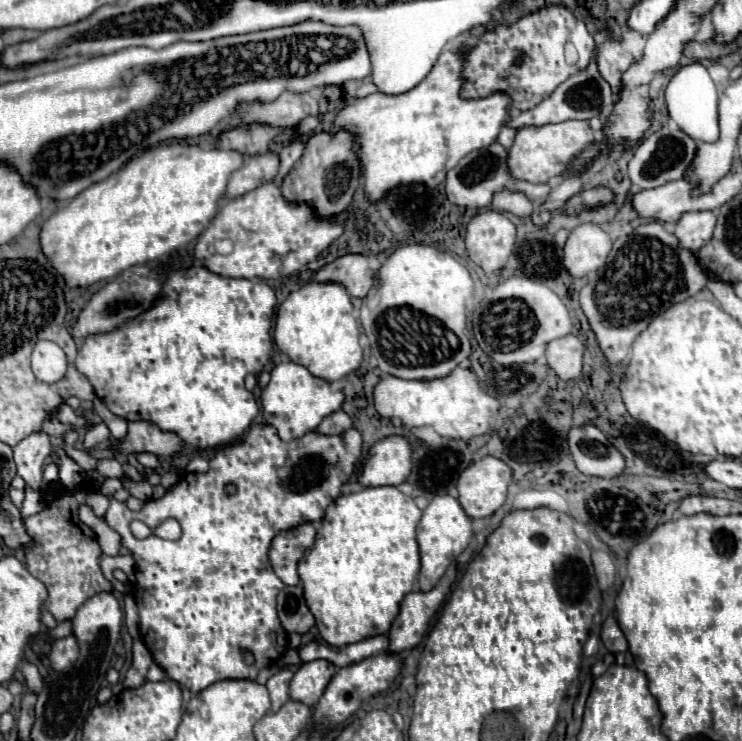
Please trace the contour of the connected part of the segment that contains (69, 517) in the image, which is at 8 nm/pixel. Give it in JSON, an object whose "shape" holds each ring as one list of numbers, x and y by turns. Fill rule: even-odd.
{"shape":[[80,490,78,494,50,494,42,512,26,518,28,534,34,538,34,546,26,548,26,566,48,590,44,608,58,620,72,620,76,610,92,596,100,592,112,592,112,584,102,576,98,556,102,554,96,534,78,520,78,504,92,506,96,516,104,516,108,508,108,496,94,490]]}

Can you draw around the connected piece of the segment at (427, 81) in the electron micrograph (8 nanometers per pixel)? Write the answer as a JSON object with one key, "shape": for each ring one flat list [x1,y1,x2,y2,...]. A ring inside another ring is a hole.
{"shape":[[442,52,432,72,416,88,398,96,376,92,338,110,332,132,340,132,340,128,356,132,356,156,360,156,364,198,368,202,376,204,388,192,406,184,436,188,466,154,486,148,496,140,500,128,510,120,506,110,510,98,506,94,492,94,484,100,462,100,462,68,462,56]]}

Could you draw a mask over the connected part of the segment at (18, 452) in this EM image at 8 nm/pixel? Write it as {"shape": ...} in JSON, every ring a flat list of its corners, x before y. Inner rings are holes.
{"shape":[[34,432,24,438,18,446,14,446,14,462,18,466,18,474,26,480,32,490,40,488,44,462,50,454,50,438,44,432]]}

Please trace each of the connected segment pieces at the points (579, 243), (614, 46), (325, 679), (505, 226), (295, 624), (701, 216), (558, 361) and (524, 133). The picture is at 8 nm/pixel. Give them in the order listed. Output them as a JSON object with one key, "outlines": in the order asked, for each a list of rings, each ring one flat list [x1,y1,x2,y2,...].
{"outlines":[[[582,224,566,240,562,264,570,276,584,278,588,272,604,266,610,248,612,240,602,226]],[[606,40,596,48,596,64,604,80,614,90,614,94,620,90,620,78,632,62,634,62,632,54,628,54,616,40]],[[314,660,314,662,302,664,292,678,290,698,302,704,308,704,312,708,324,694,324,688,328,686,334,674,336,674,334,664,326,660]],[[486,210,480,212,466,228,466,250,470,260,484,272,496,272,514,250,516,226,506,214]],[[286,586,280,590,276,600,276,610,280,616,280,624,286,632,306,634,314,626,314,616,304,604,302,586]],[[708,210,706,212,688,212,678,220,678,224,674,228,674,236,678,238,680,248,698,252,712,238,714,226,716,226,714,212,708,212]],[[564,336,552,340,546,348,548,368,562,380,574,380,582,374,584,344,576,336]],[[568,120,560,124,544,124,544,126,524,126,518,128,512,148,508,150,508,170,512,172,512,178,526,180,532,184,542,184,552,178,560,178,568,166,570,160,582,152,588,144,592,144,594,132,590,130,586,120]]]}

